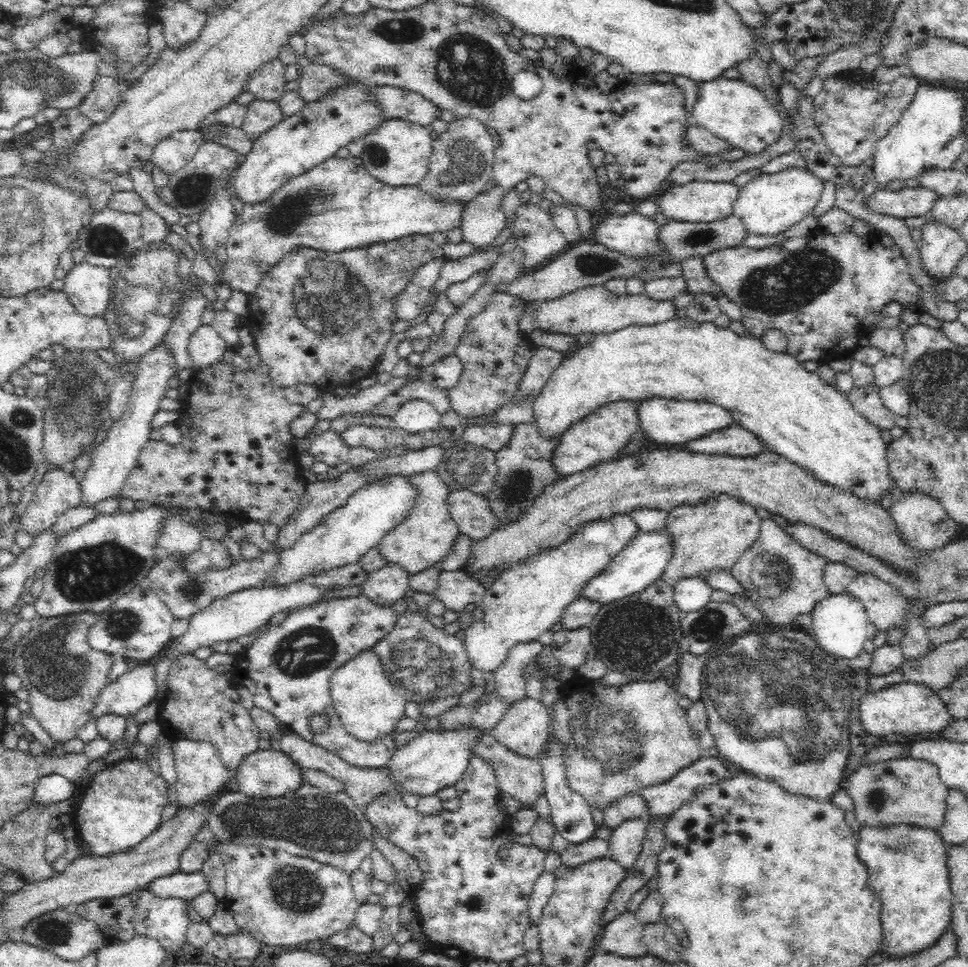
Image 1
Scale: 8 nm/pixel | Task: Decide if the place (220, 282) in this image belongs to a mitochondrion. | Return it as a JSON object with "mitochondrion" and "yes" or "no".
{"mitochondrion":"no"}

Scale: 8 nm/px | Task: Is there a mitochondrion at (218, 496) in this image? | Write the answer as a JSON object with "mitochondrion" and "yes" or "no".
{"mitochondrion":"no"}

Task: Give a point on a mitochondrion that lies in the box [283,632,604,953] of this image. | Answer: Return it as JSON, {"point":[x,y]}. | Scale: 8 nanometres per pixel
{"point":[474,903]}

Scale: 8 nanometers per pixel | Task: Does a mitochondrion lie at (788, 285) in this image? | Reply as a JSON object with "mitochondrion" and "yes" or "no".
{"mitochondrion":"yes"}

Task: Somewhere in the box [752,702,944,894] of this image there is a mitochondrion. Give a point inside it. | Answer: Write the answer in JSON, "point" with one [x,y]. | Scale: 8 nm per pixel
{"point":[876,800]}

